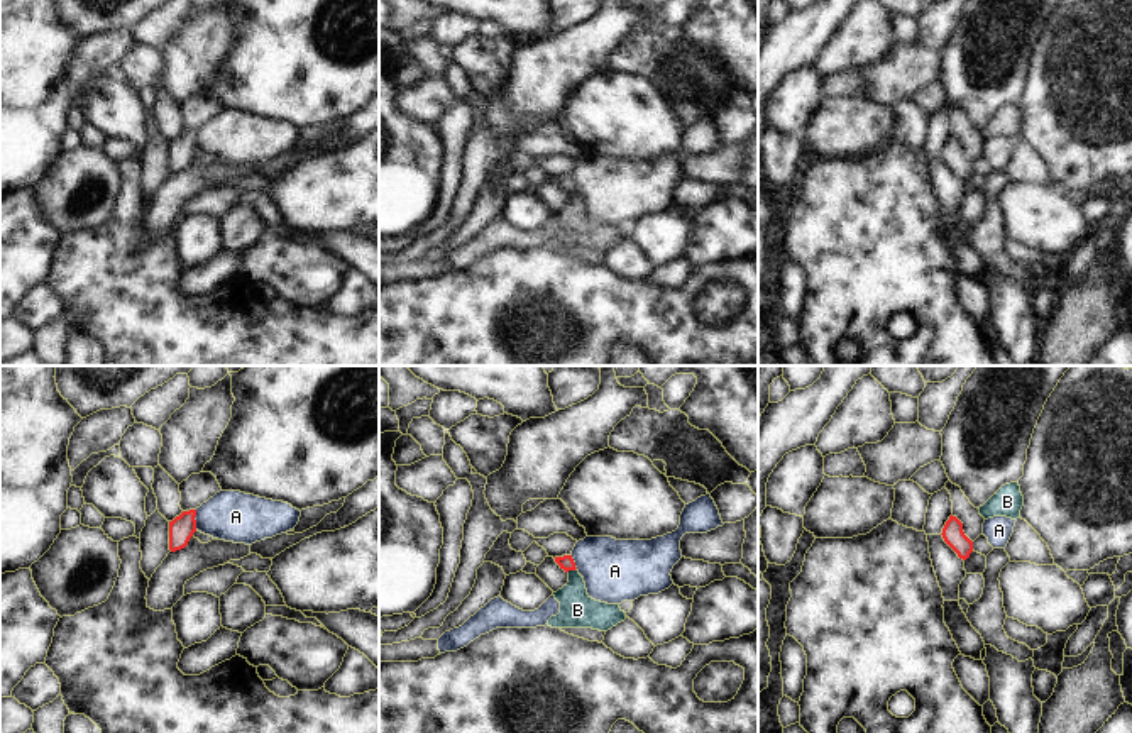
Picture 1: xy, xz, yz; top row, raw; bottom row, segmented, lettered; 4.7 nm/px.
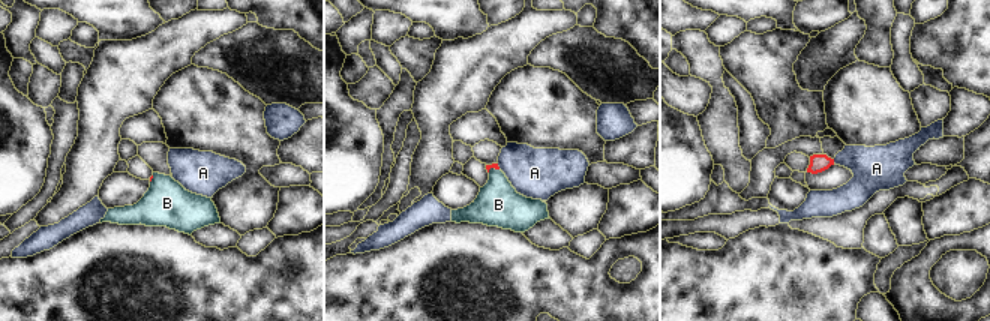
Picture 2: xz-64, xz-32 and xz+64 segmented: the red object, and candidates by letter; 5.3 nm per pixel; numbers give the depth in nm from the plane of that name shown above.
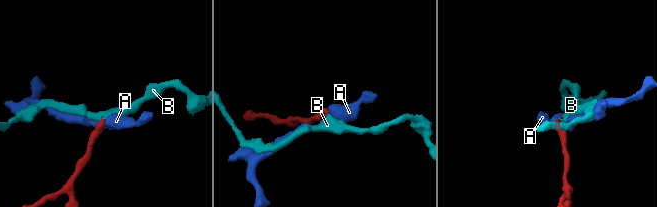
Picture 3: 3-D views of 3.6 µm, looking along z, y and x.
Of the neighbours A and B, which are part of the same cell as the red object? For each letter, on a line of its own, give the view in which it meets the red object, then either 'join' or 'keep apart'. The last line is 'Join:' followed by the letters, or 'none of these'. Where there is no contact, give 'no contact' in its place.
A: xy | keep apart
B: xz | join
Join: B

